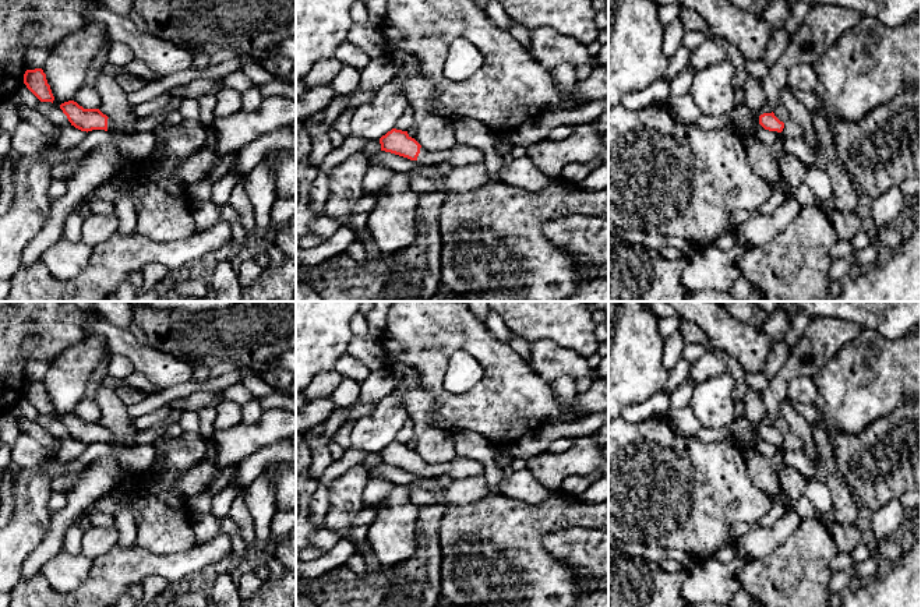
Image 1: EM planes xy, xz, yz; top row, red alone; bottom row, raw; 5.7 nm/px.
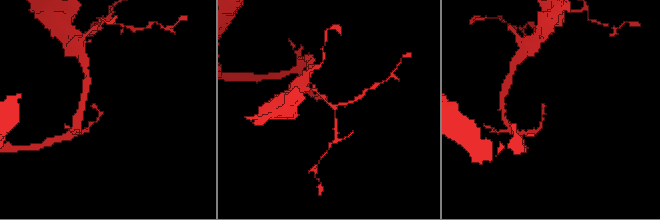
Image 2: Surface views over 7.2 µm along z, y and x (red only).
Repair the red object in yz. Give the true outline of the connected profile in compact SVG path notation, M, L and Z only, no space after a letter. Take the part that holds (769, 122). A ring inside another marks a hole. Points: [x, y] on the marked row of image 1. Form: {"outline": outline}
{"outline": "M763 113L759 116L759 124L769 131L777 131L781 133L784 128L784 123L780 121L774 113Z"}

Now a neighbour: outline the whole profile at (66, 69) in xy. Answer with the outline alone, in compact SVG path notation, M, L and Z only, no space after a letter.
M87 22L49 50L42 70L54 96L53 105L60 106L74 100L74 96L85 85L92 60L107 39L109 32L103 24Z

